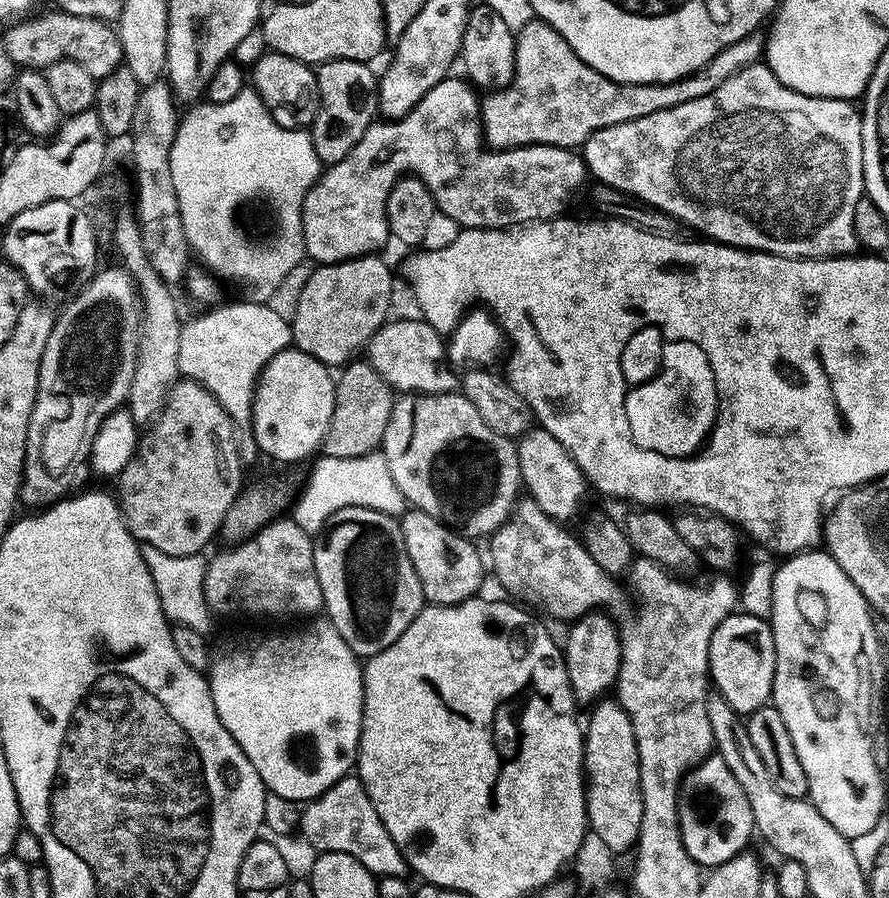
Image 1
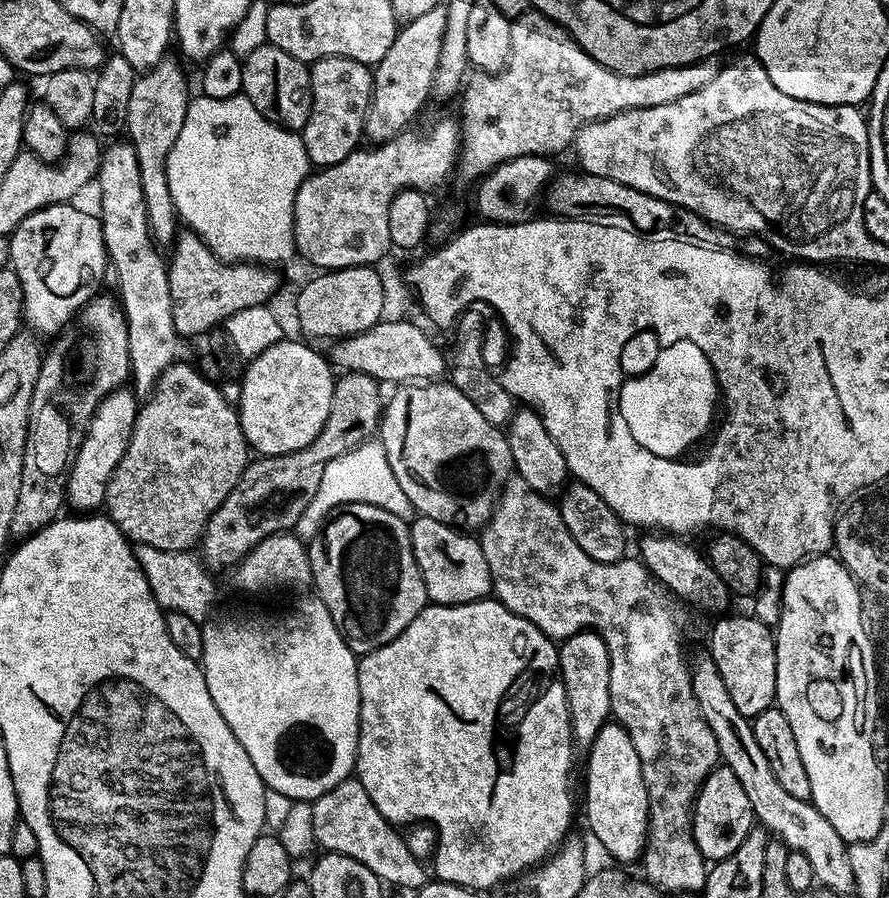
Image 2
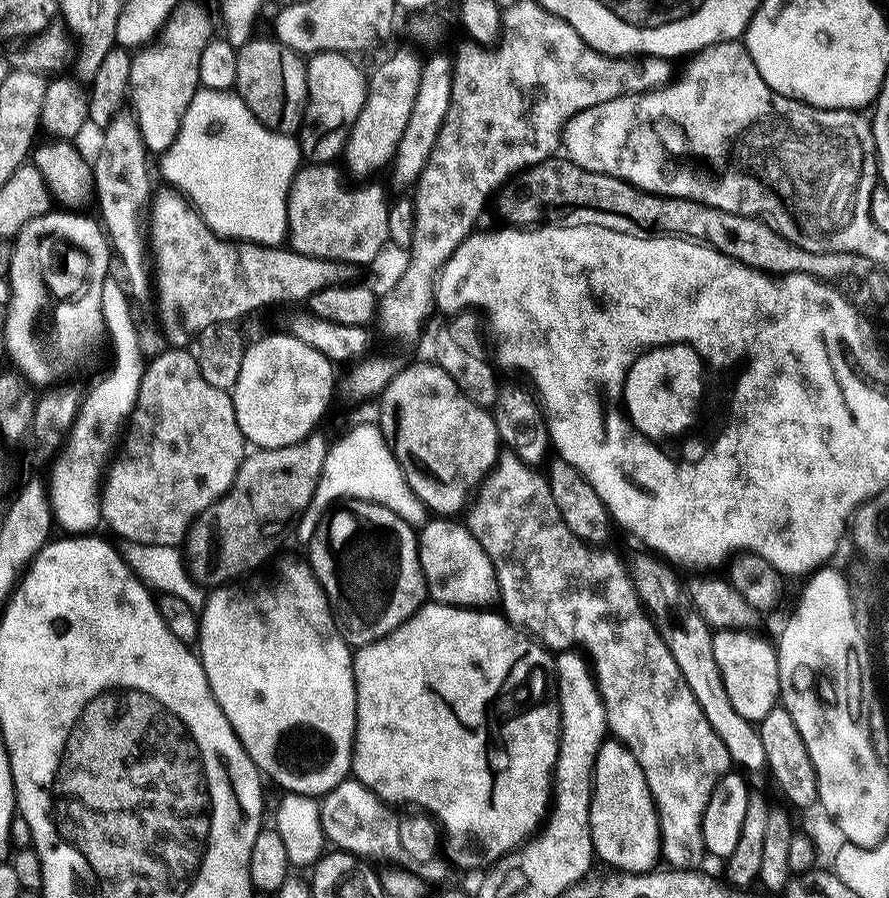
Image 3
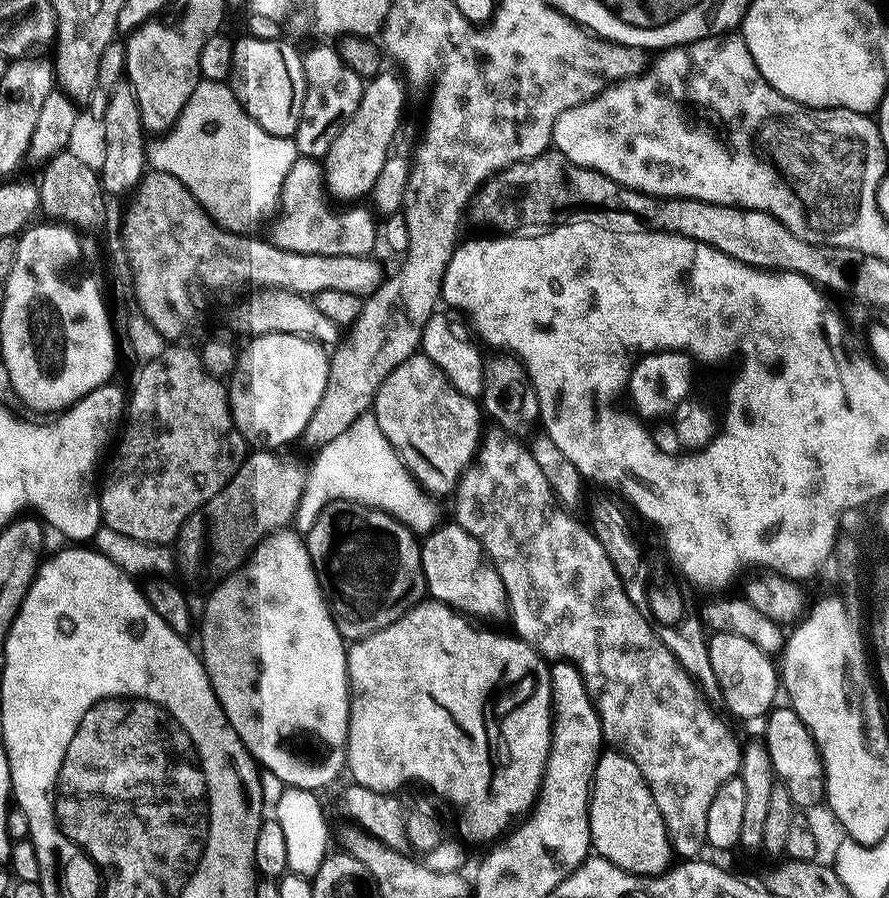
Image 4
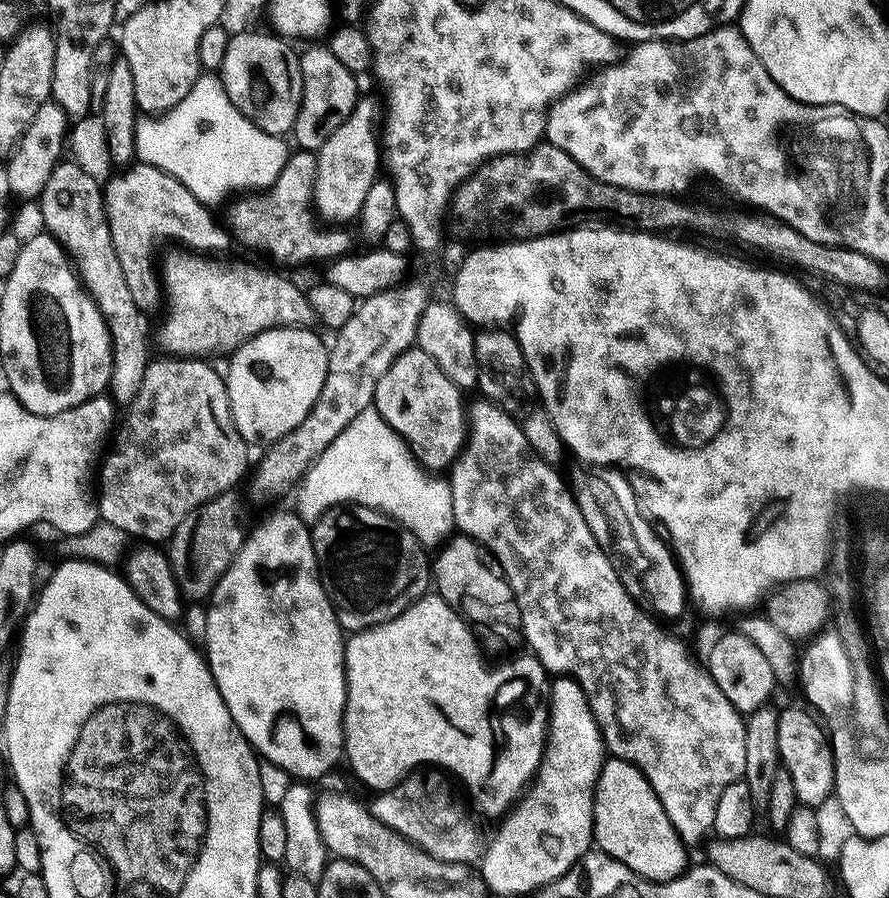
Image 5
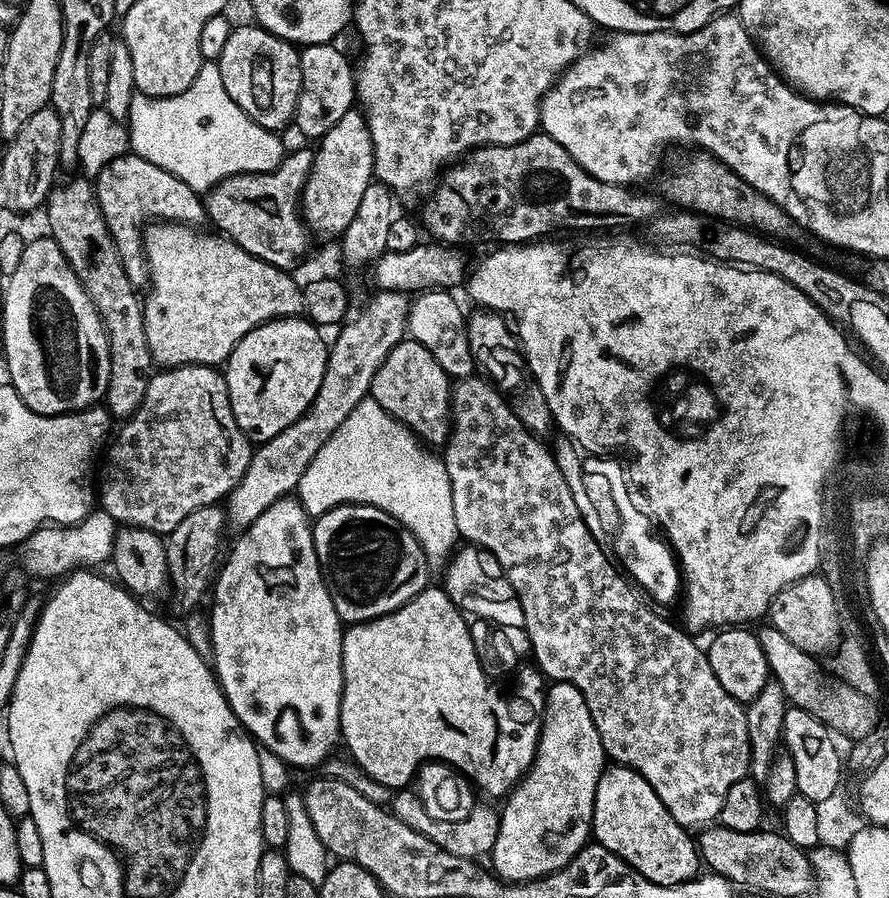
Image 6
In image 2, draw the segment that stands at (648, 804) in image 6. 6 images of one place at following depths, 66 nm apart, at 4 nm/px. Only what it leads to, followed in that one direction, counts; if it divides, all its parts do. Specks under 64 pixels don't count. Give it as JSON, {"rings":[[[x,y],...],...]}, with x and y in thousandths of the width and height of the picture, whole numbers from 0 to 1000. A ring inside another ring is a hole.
{"rings":[[[682,805],[677,808],[677,813],[673,813],[666,832],[660,834],[659,842],[661,842],[661,865],[657,869],[657,904],[661,908],[661,922],[666,925],[667,933],[693,958],[699,958],[702,962],[709,961],[710,958],[719,959],[724,951],[724,941],[729,938],[729,881],[722,866],[722,849],[713,835],[713,826],[709,826],[709,817],[704,817],[704,813],[695,805]]]}

